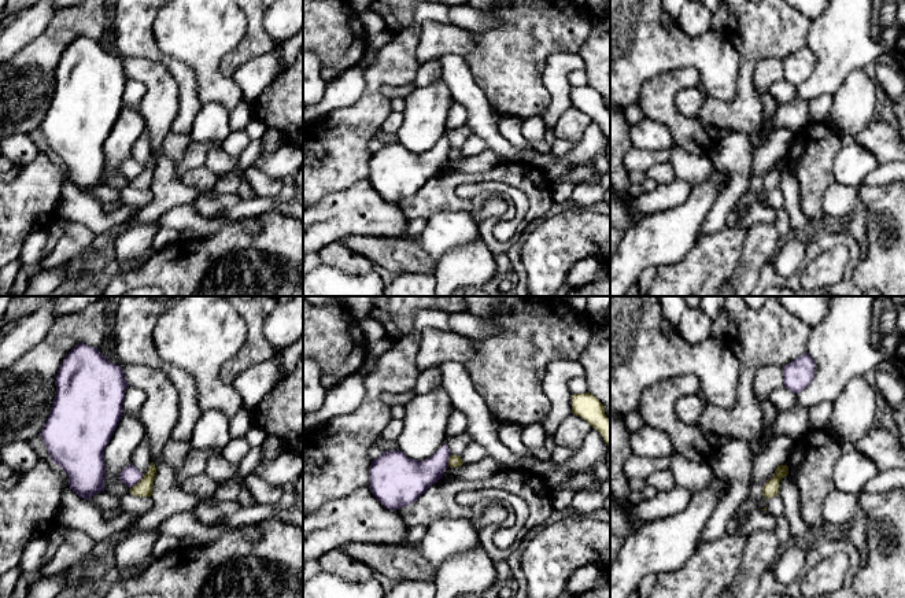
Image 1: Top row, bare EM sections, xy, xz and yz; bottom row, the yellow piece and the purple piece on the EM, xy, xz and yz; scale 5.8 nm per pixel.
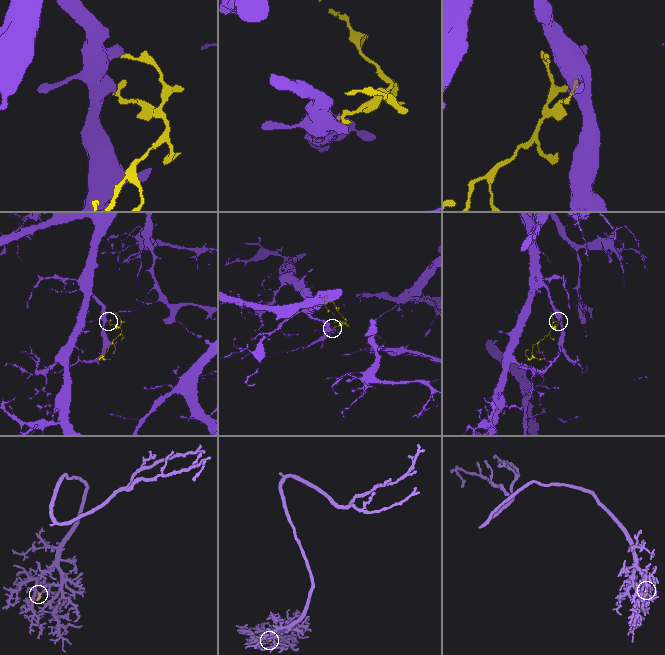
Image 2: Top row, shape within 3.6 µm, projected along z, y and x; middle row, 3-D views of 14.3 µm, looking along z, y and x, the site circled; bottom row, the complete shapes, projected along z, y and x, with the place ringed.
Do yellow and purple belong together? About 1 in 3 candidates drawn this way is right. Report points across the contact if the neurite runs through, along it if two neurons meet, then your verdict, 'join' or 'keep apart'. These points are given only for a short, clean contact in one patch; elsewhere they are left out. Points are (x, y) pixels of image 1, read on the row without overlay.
border along xy (144, 168), (130, 181); keep apart

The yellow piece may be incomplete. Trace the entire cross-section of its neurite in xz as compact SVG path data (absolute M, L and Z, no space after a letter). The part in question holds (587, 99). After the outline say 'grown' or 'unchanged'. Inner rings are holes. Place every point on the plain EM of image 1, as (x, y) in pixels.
M590 85L572 88L572 106L584 111L610 139L610 112L605 107L603 97Z | unchanged

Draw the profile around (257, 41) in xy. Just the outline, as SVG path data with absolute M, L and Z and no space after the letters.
M234 0L247 16L247 29L243 40L234 51L221 60L221 71L226 77L252 58L265 55L277 48L277 43L266 33L263 16L276 0Z

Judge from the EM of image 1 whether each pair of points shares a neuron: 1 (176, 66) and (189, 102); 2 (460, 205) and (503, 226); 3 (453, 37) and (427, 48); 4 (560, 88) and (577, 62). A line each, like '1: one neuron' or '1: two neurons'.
1: one neuron
2: two neurons
3: one neuron
4: one neuron

